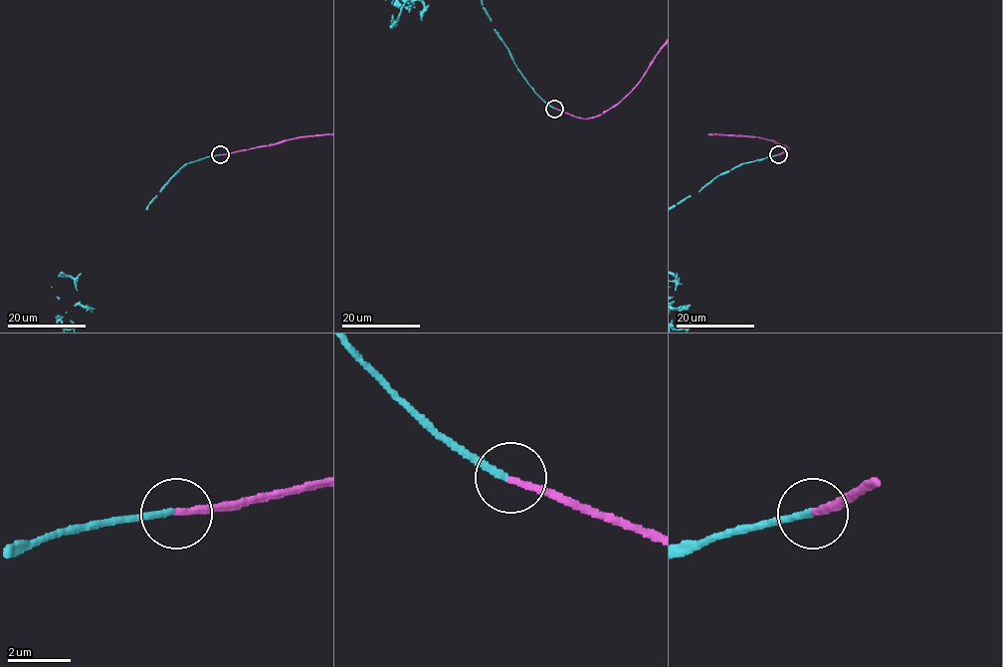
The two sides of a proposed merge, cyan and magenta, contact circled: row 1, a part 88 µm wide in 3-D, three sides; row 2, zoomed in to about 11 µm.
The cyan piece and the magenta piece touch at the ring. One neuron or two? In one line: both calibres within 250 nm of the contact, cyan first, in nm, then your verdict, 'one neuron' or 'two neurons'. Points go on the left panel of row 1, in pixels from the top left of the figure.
220/200 nm | one neuron

